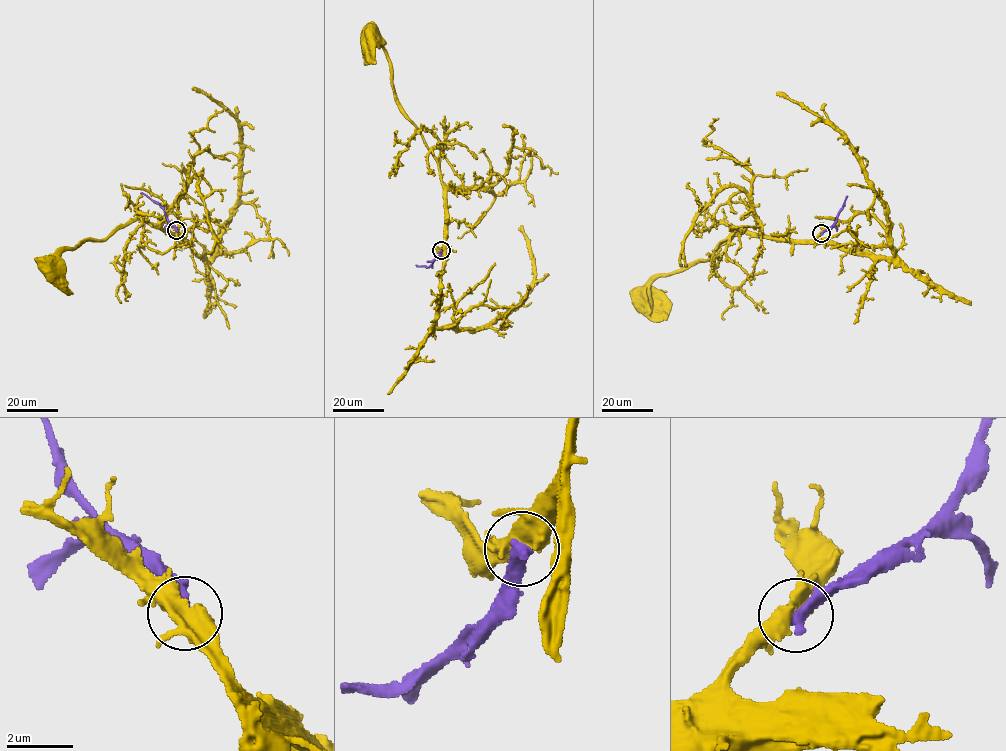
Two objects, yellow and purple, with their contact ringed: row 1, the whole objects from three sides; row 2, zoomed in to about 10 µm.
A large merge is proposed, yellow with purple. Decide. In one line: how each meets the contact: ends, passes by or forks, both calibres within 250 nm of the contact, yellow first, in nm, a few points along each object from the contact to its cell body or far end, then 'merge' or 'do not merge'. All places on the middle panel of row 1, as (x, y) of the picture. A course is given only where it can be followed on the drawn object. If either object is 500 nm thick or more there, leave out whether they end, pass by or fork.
yellow passes by; purple ends; calibres 480 and 460 nm; course yellow (441, 250), (445, 239), (444, 187), (436, 159), (398, 102), (388, 56), (379, 40), (371, 34); course purple (441, 250), (430, 266), (416, 265); do not merge

